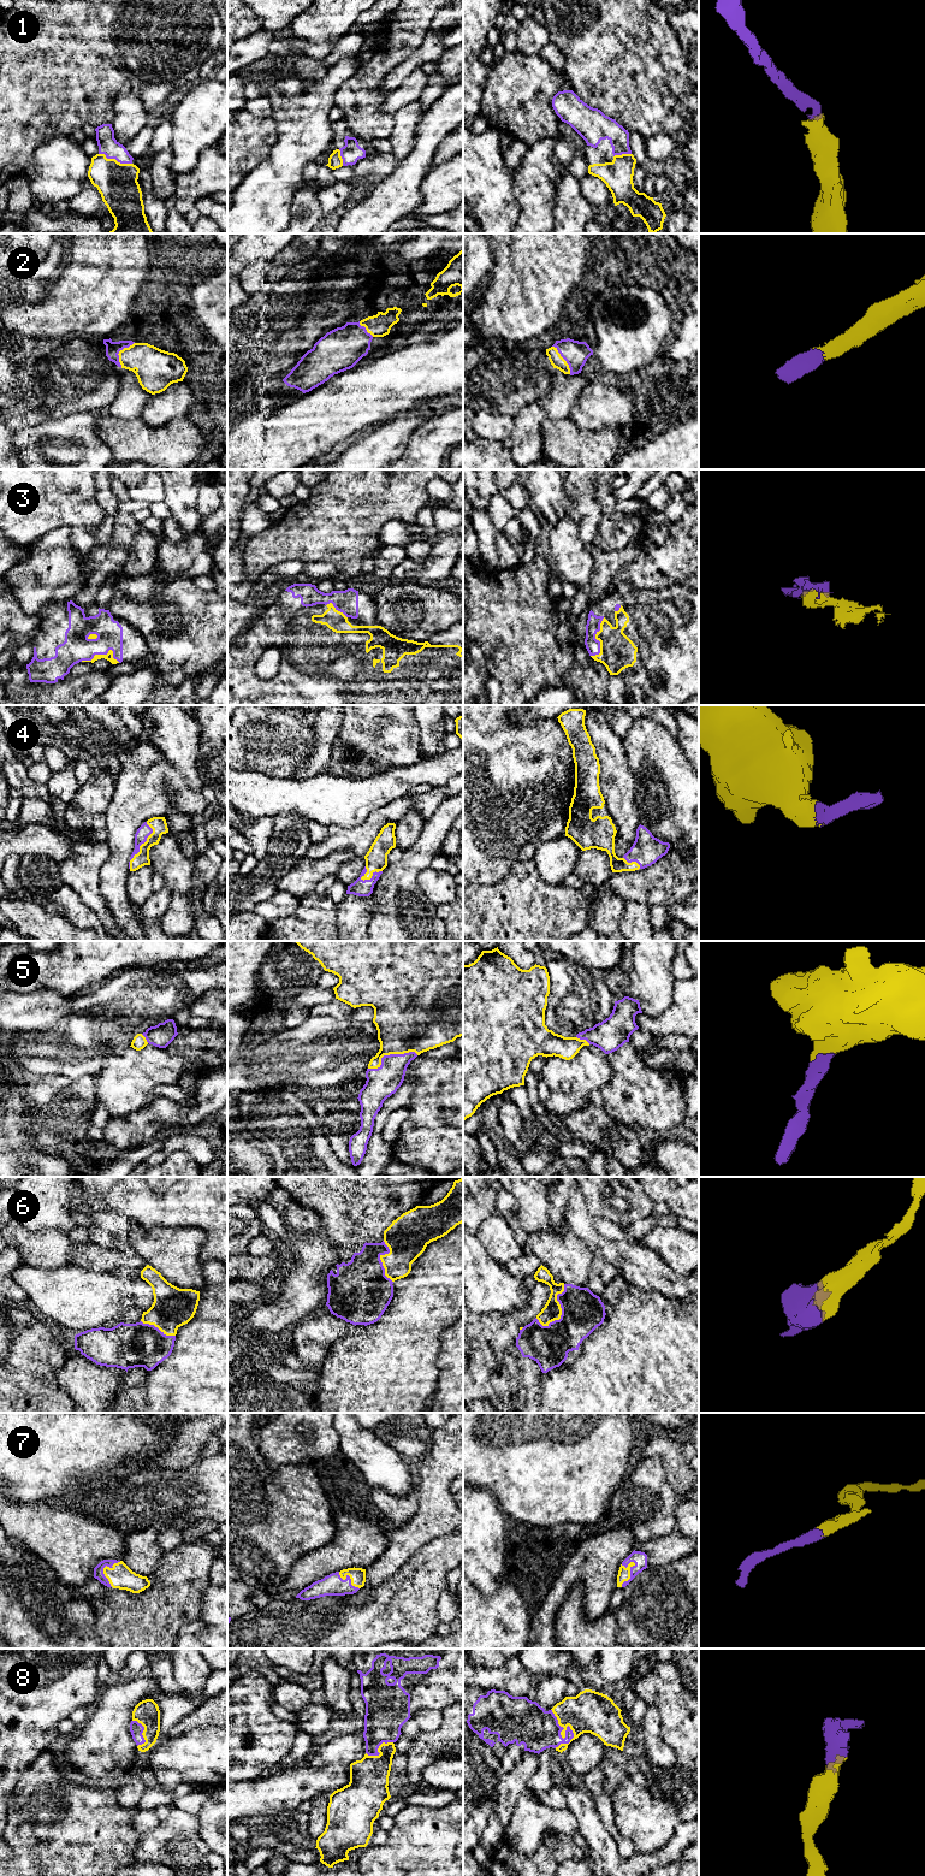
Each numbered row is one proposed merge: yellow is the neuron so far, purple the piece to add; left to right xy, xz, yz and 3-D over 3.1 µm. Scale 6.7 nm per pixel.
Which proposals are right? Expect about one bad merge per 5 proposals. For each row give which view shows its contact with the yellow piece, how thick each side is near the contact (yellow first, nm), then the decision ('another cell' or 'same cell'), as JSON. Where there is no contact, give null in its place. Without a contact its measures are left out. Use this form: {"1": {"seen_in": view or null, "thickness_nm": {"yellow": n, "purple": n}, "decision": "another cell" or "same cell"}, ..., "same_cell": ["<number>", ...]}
{"1": {"seen_in": "xy", "thickness_nm": {"yellow": 260, "purple": 130}, "decision": "same cell"}, "2": {"seen_in": "xy", "thickness_nm": {"yellow": 240, "purple": 100}, "decision": "same cell"}, "3": {"seen_in": "yz", "thickness_nm": {"yellow": 240, "purple": 100}, "decision": "same cell"}, "4": {"seen_in": "xy", "thickness_nm": {"yellow": 110, "purple": 90}, "decision": "same cell"}, "5": {"seen_in": "xz", "thickness_nm": {"yellow": 420, "purple": 200}, "decision": "same cell"}, "6": {"seen_in": "yz", "thickness_nm": {"yellow": 120, "purple": 280}, "decision": "same cell"}, "7": {"seen_in": "yz", "thickness_nm": {"yellow": 80, "purple": 100}, "decision": "same cell"}, "8": {"seen_in": "yz", "thickness_nm": {"yellow": 280, "purple": 280}, "decision": "same cell"}, "same_cell": ["1", "2", "3", "4", "5", "6", "7", "8"]}

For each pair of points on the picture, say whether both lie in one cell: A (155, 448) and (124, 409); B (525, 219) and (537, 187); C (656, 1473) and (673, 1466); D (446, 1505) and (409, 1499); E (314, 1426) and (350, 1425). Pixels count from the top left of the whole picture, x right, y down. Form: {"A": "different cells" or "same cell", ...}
{"A": "different cells", "B": "same cell", "C": "different cells", "D": "different cells", "E": "different cells"}

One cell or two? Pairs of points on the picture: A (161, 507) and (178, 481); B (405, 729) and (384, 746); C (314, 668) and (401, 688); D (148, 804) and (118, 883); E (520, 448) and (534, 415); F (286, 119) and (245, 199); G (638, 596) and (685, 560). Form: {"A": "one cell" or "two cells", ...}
{"A": "two cells", "B": "one cell", "C": "one cell", "D": "one cell", "E": "one cell", "F": "one cell", "G": "two cells"}

